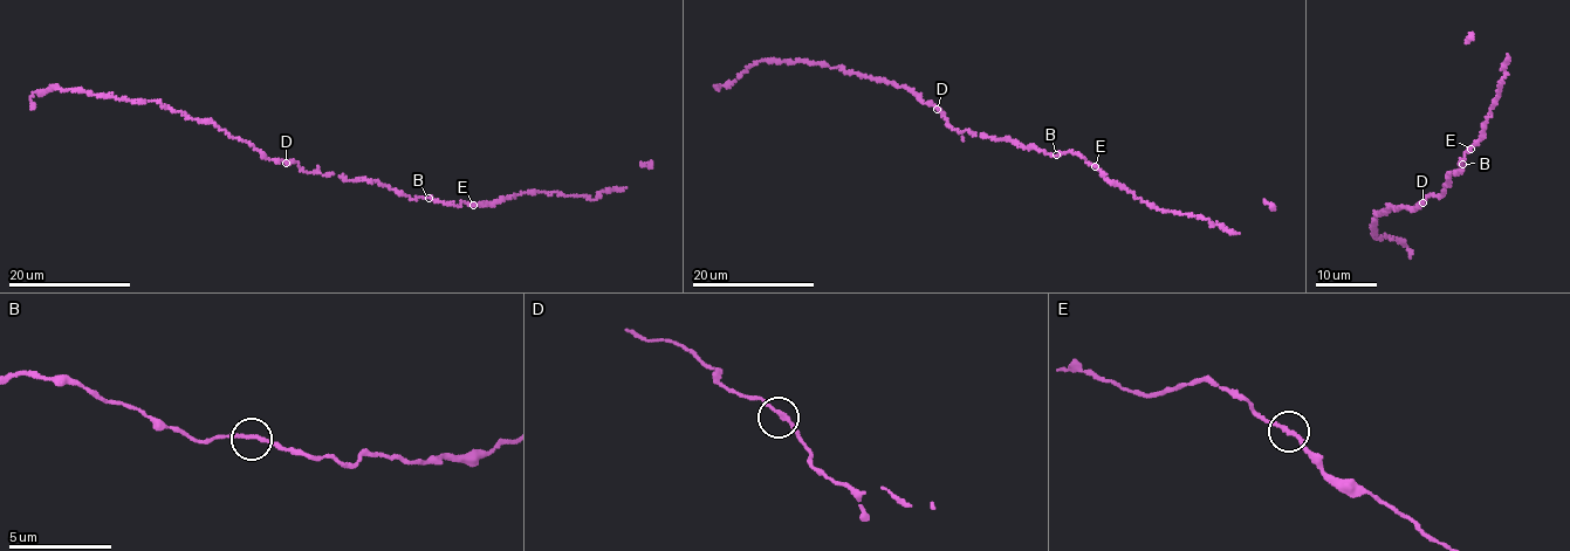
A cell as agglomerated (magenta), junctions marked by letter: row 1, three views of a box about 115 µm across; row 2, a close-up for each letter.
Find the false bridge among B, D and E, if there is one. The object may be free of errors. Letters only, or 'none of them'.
none of them

